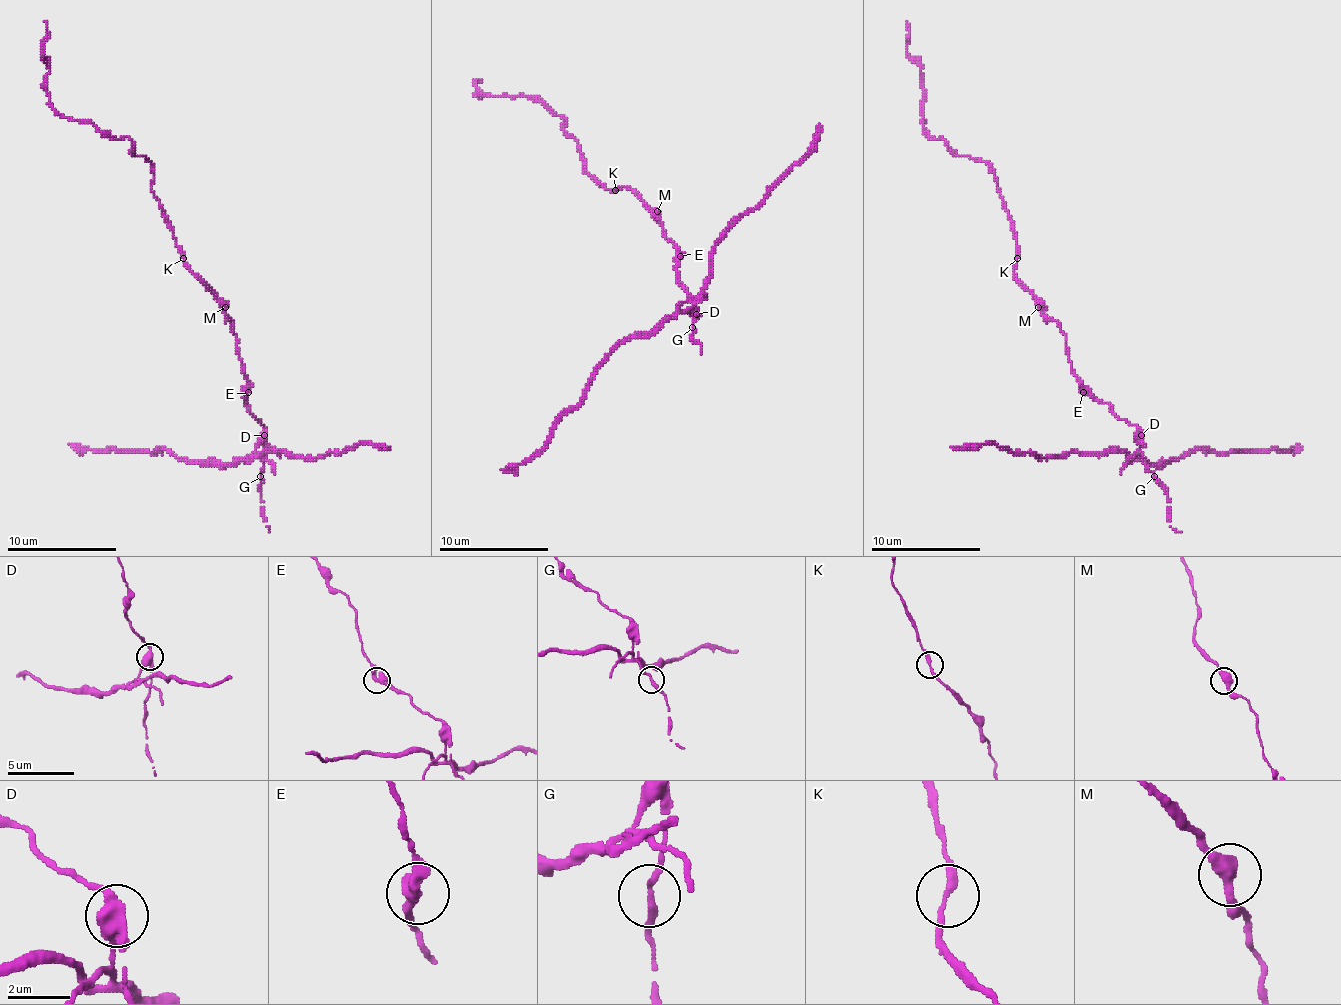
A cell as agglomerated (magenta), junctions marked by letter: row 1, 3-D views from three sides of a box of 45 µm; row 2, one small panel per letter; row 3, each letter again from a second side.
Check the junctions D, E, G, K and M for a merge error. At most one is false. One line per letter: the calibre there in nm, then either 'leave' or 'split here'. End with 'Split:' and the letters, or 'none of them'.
D: 480 nm thick; split here
E: 400 nm thick; leave
G: 220 nm thick; leave
K: 240 nm thick; leave
M: 440 nm thick; leave
Split: D

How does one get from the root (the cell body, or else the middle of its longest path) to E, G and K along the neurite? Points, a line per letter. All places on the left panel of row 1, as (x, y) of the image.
E: (231, 318), (231, 331), (236, 337), (242, 373), (247, 378), (247, 392)
G: (231, 318), (231, 331), (236, 337), (242, 373), (247, 381), (244, 403), (264, 427), (266, 458), (261, 477)
K: (231, 318), (225, 312), (225, 304), (189, 268), (184, 257)

